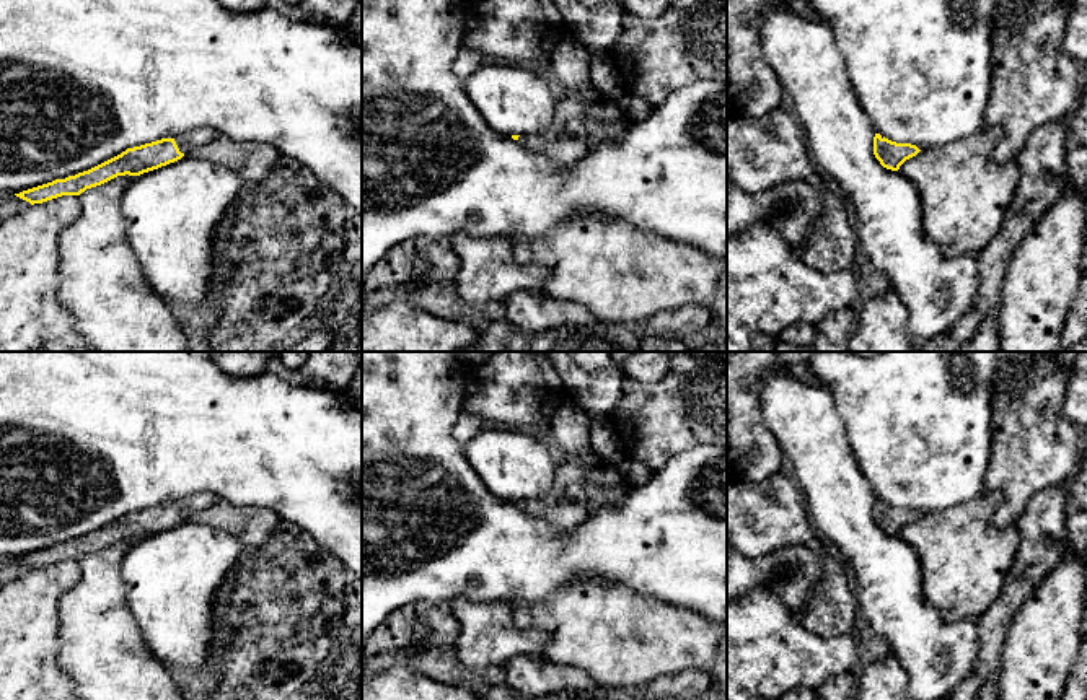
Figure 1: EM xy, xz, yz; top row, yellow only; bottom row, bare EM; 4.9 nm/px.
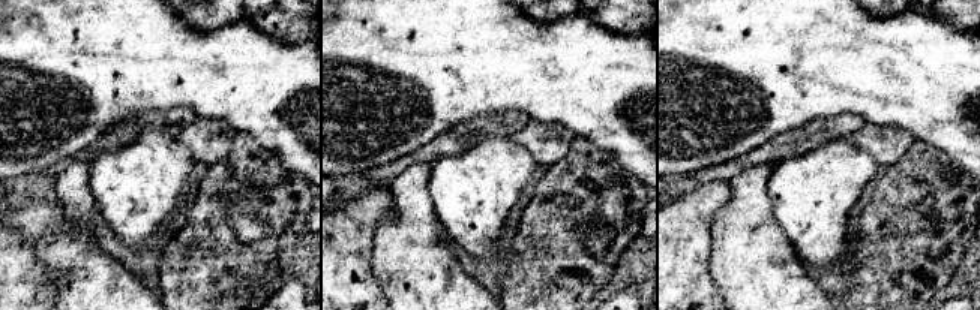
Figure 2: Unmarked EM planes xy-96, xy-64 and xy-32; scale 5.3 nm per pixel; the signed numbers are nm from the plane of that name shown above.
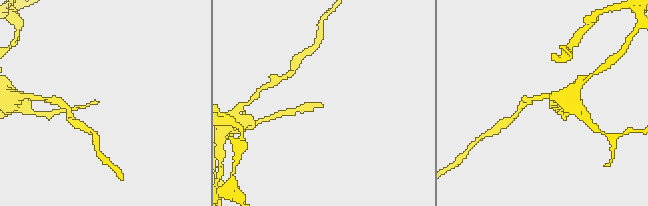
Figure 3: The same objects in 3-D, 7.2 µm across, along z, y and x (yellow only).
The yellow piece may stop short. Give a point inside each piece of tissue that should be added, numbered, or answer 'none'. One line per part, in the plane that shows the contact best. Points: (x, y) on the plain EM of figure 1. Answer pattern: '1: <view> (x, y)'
1: xy (198, 502)

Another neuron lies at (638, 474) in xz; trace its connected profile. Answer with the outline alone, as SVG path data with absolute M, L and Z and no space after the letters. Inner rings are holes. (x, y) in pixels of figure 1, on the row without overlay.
M627 454L616 464L616 469L631 483L631 487L645 485L655 472Z

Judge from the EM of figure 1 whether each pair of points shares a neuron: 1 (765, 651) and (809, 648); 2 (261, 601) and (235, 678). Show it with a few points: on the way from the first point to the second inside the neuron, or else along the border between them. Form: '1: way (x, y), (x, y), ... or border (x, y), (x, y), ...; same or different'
1: way (776, 651), (797, 651); same
2: way (261, 621), (261, 651), (255, 658); same

